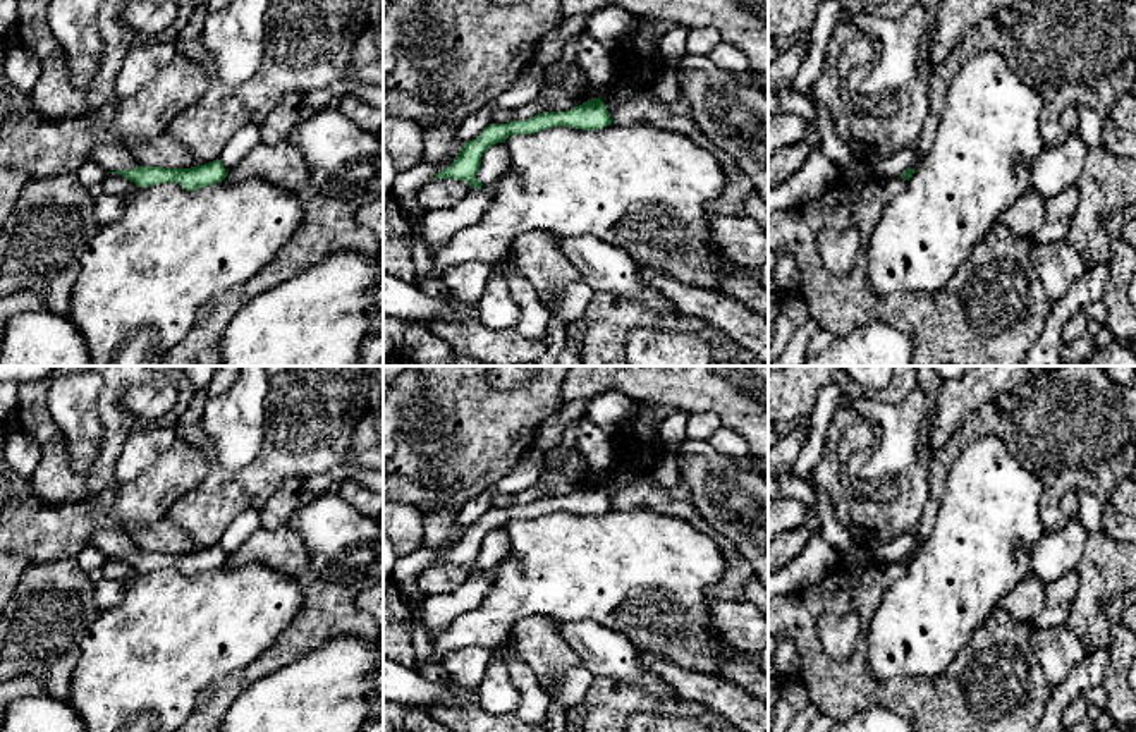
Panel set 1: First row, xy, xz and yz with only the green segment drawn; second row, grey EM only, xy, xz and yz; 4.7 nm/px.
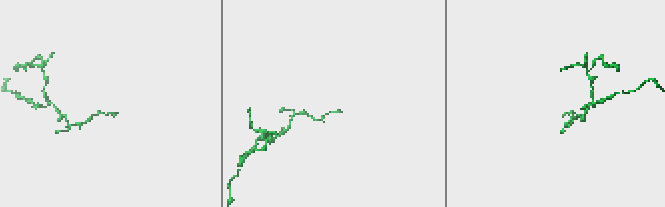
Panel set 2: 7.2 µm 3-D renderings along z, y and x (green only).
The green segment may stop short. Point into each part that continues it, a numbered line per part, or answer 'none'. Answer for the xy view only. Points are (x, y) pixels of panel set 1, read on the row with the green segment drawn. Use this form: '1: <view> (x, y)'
none

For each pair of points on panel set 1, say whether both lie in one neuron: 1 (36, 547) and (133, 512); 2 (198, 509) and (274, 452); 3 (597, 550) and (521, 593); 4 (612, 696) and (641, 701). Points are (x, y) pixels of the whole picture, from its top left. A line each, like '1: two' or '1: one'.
1: one
2: one
3: one
4: one

